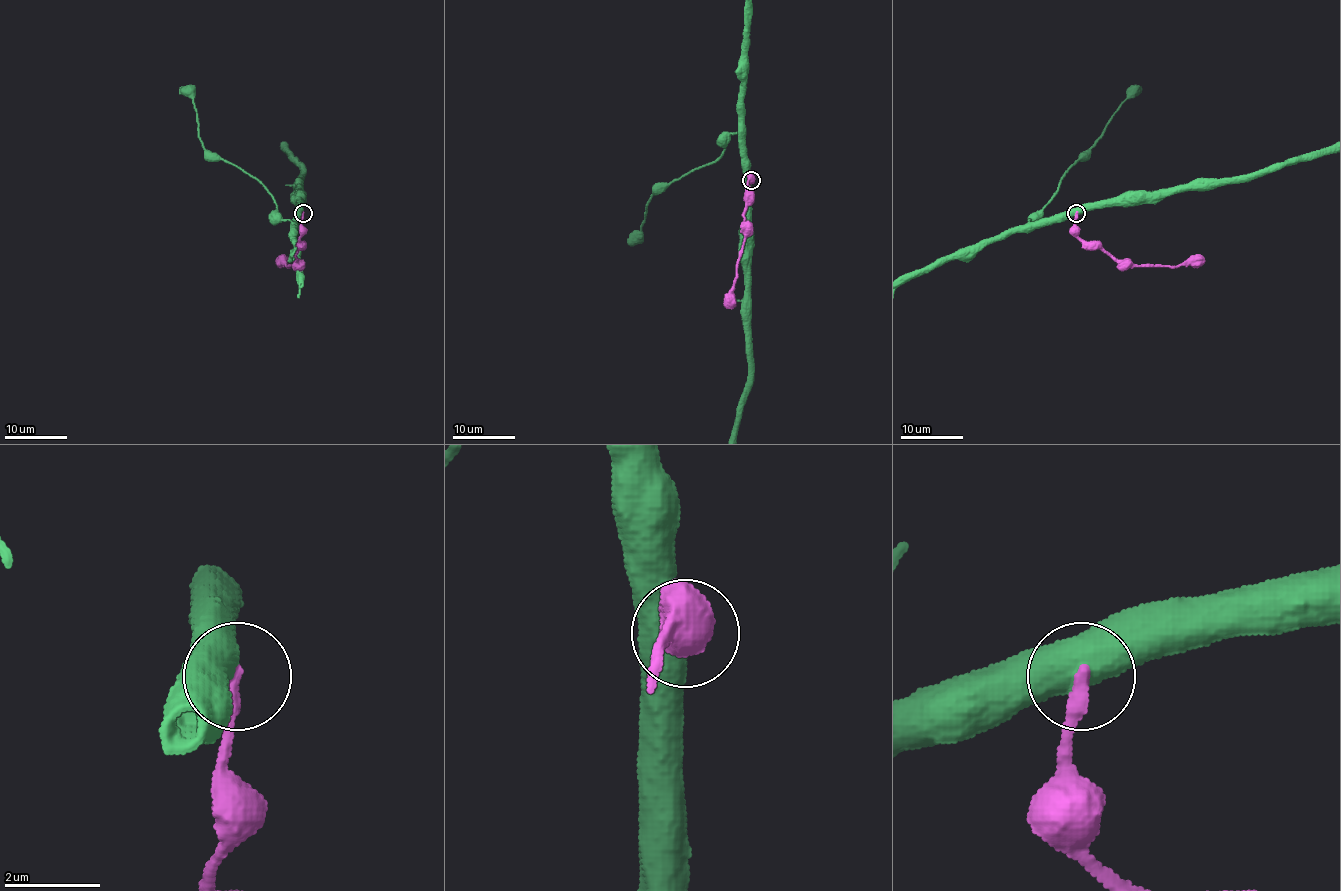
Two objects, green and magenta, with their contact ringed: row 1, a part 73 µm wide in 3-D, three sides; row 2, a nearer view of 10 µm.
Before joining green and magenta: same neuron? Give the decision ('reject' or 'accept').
reject

